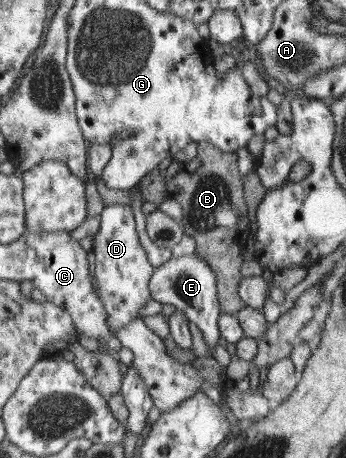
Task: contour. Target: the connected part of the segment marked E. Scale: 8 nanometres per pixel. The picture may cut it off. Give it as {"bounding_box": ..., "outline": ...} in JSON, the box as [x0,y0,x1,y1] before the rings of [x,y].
{"bounding_box":[150,252,223,356],"outline":[[[196,252],[188,256],[173,257],[161,267],[154,270],[154,276],[150,283],[151,296],[169,310],[180,309],[187,314],[191,323],[197,324],[201,332],[205,334],[205,343],[208,343],[208,350],[215,356],[217,342],[221,340],[219,319],[223,313],[221,300],[217,287],[217,278],[205,262]]]}

